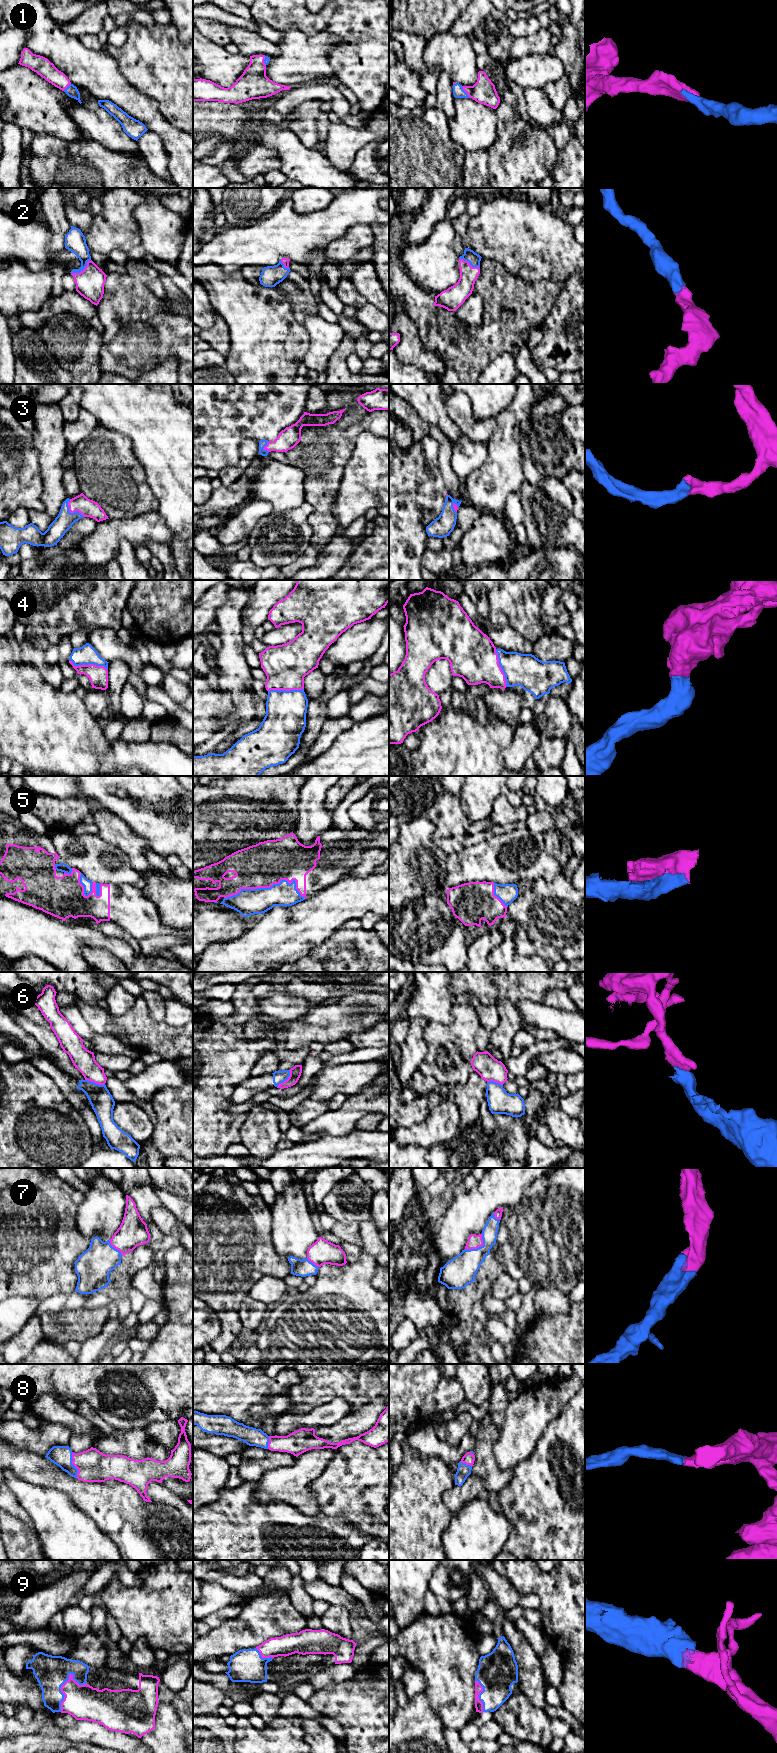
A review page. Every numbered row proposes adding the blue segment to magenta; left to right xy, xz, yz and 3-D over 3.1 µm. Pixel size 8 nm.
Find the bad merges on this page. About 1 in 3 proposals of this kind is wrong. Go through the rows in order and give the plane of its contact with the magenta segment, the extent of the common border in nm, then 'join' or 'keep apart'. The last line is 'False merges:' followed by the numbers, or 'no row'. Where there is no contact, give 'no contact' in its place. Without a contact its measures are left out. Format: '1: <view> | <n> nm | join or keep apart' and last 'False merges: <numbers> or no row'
1: yz | 120 nm | join
2: xy | 200 nm | join
3: xy | 190 nm | join
4: xy | 320 nm | join
5: xz | 650 nm | join
6: xy | 170 nm | keep apart
7: yz | 190 nm | join
8: xy | 220 nm | join
9: xy | 320 nm | join
False merges: 6

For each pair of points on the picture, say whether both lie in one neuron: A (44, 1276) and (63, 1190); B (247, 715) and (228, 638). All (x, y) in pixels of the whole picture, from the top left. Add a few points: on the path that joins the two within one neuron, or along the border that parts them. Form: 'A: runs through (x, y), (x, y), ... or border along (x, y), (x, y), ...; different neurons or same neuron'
A: runs through (43, 1255), (43, 1211); same neuron
B: runs through (239, 696), (238, 680), (235, 676), (231, 657); same neuron

